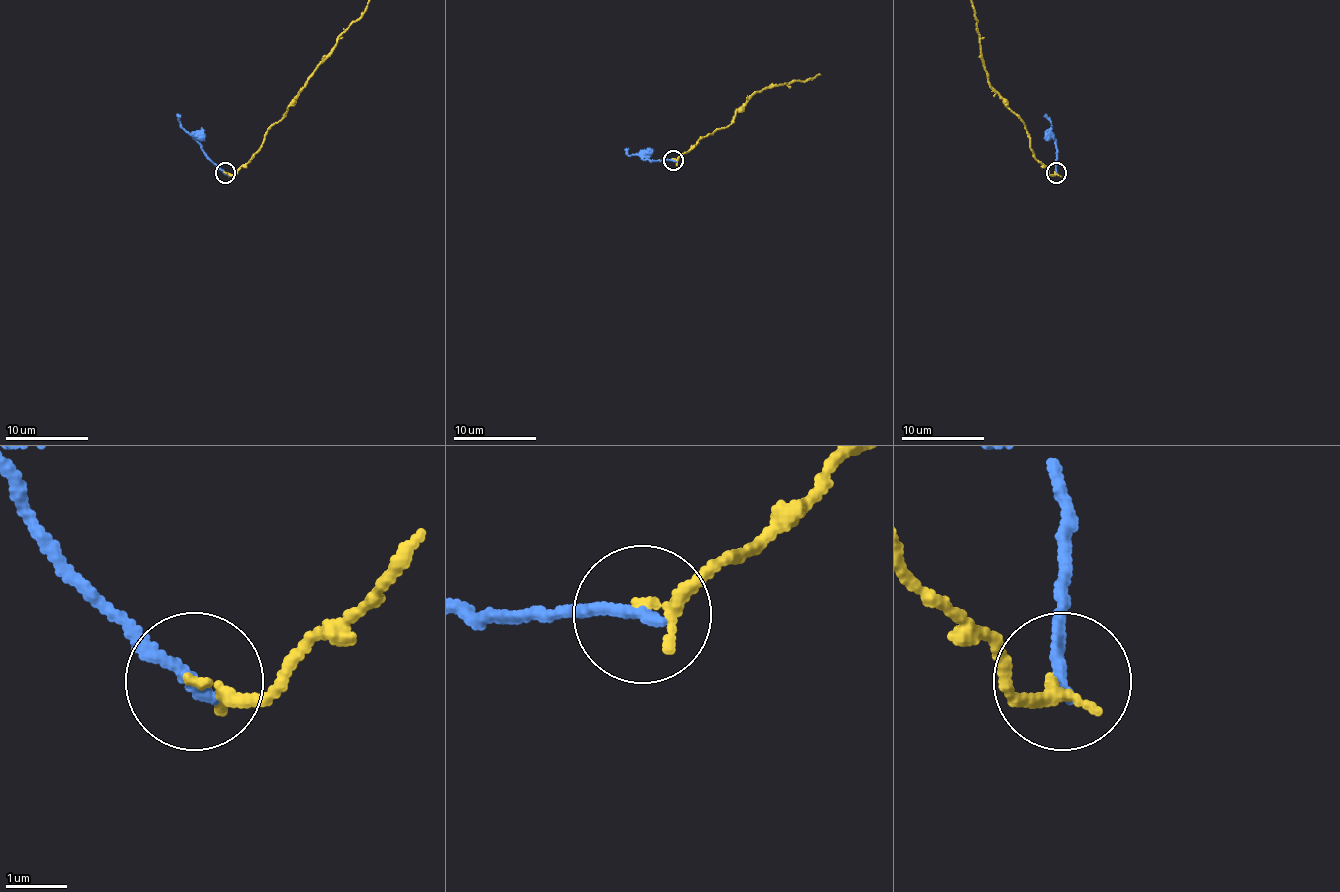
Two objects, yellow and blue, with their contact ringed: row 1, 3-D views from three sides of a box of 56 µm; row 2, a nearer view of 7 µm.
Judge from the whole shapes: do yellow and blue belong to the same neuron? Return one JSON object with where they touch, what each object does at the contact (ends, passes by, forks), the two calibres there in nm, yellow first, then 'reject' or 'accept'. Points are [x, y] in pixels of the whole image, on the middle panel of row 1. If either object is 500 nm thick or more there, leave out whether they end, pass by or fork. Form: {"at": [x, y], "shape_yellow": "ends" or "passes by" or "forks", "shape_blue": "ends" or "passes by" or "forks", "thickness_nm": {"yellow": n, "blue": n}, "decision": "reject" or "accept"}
{"at": [673, 160], "shape_yellow": "ends", "shape_blue": "ends", "thickness_nm": {"yellow": 200, "blue": 240}, "decision": "reject"}

